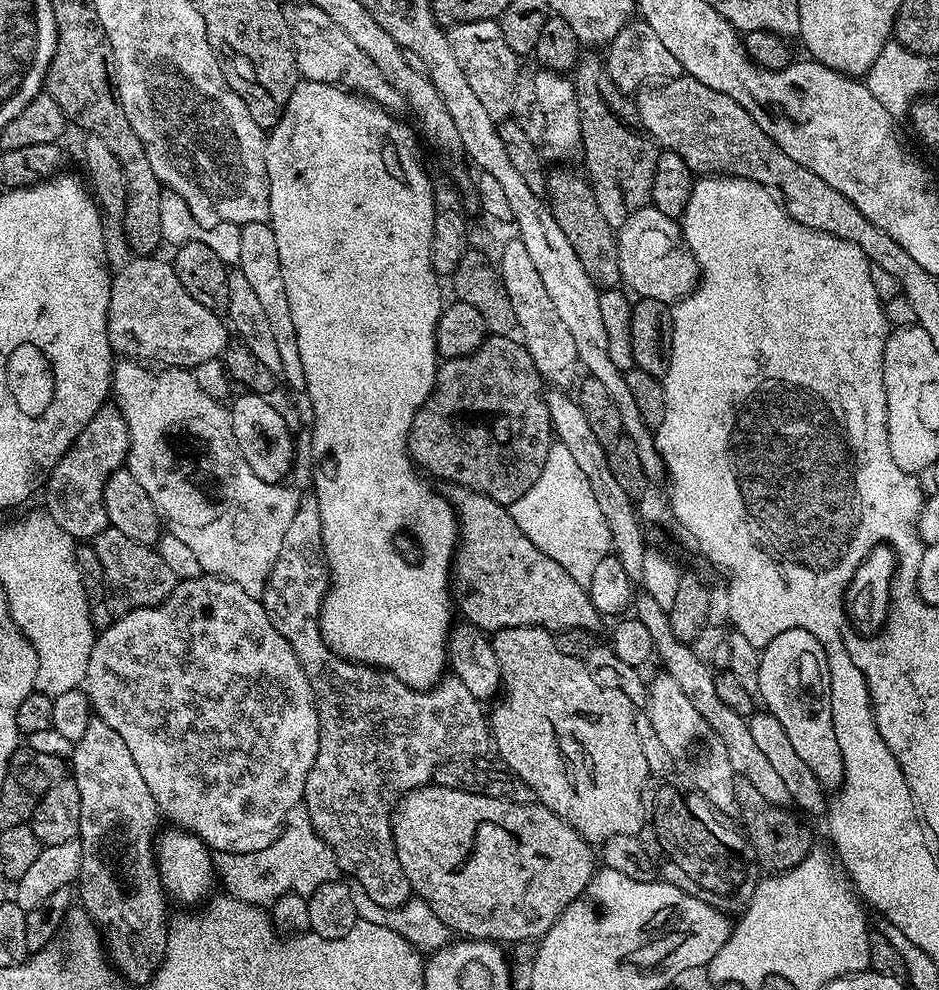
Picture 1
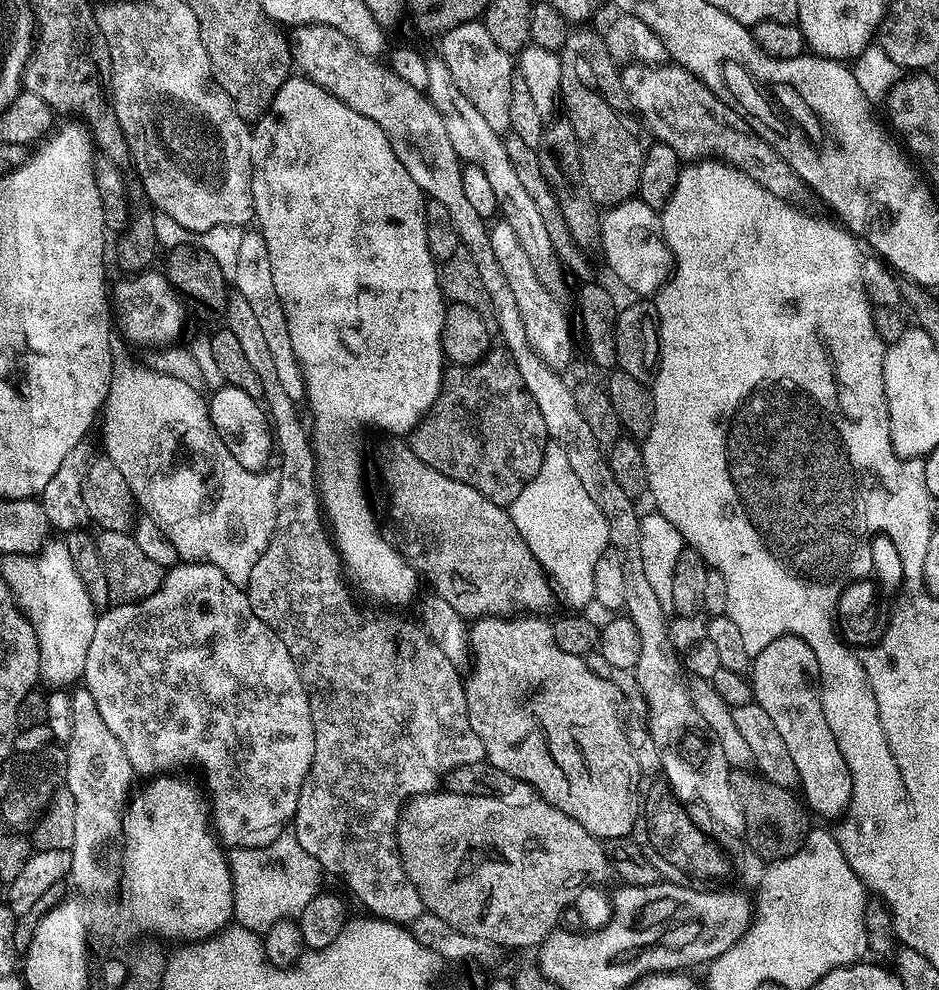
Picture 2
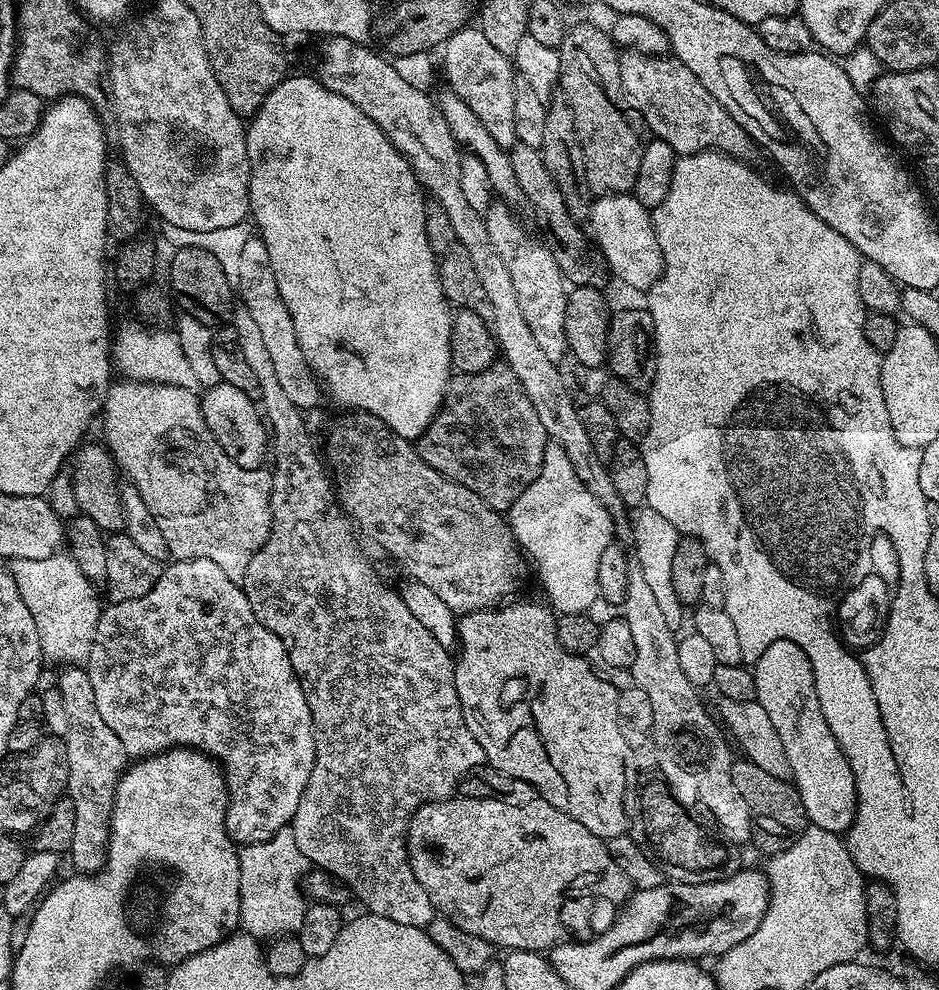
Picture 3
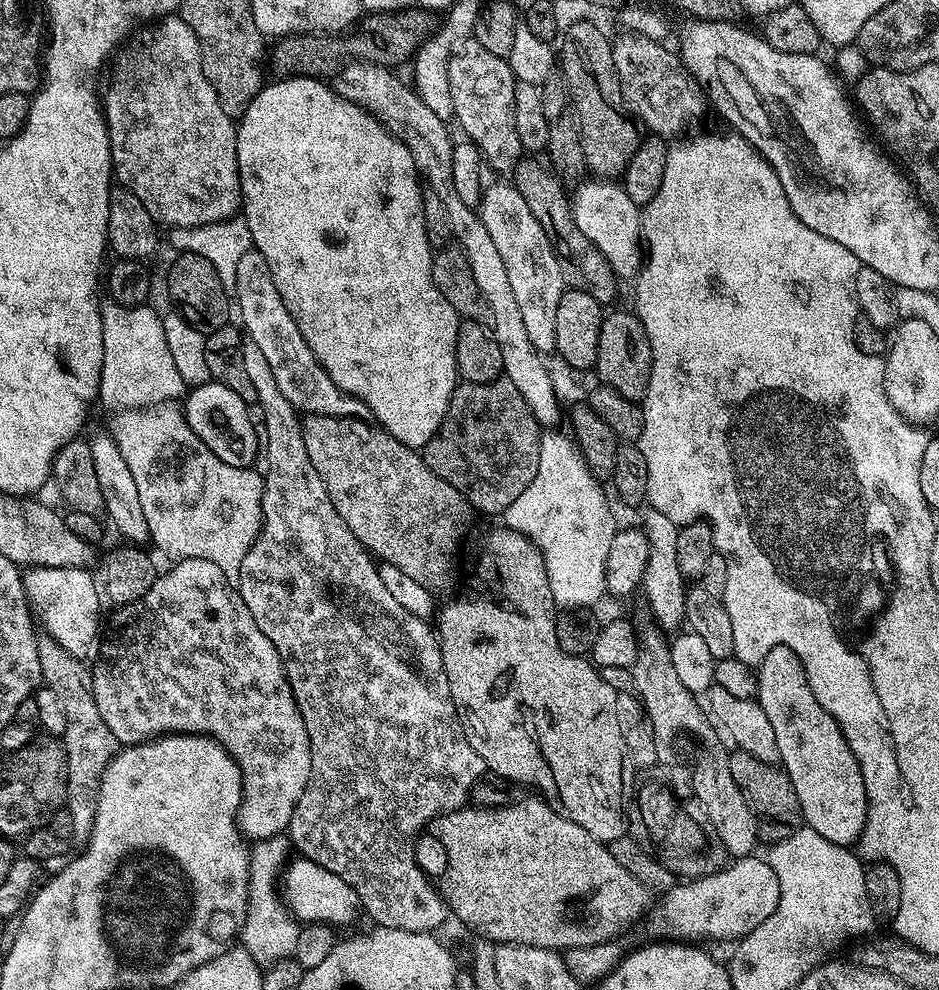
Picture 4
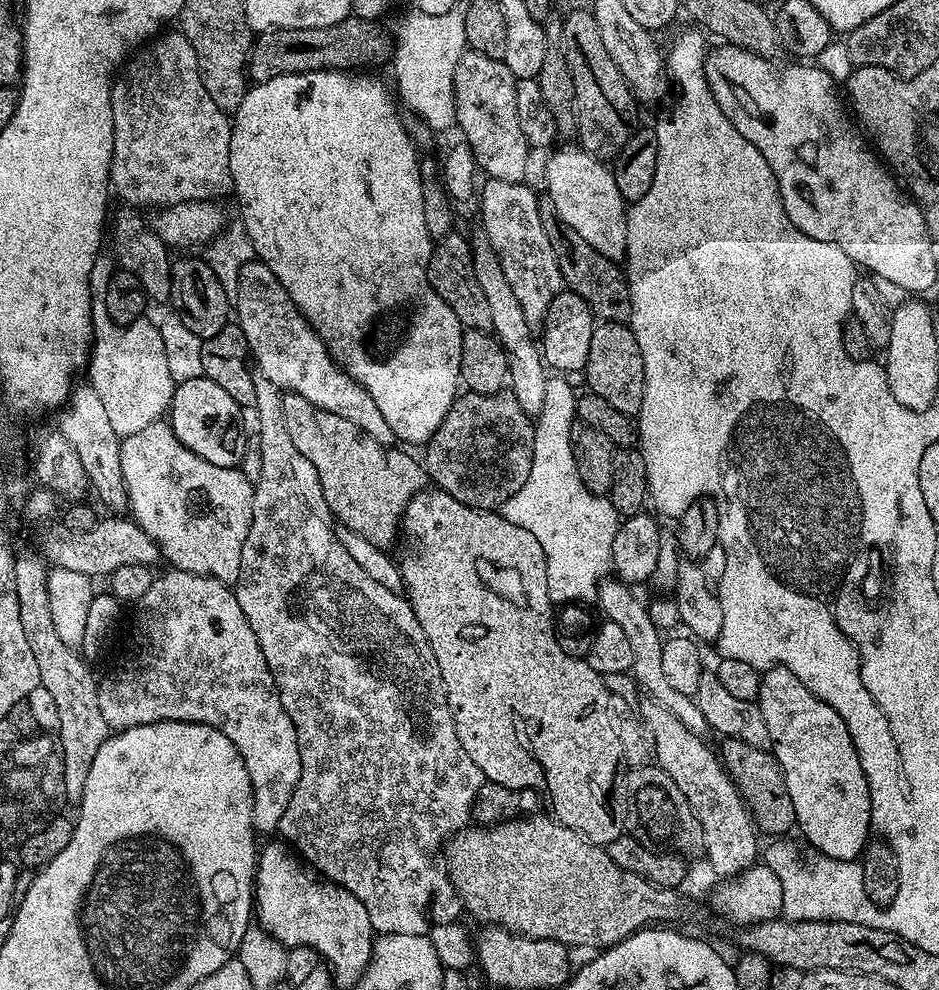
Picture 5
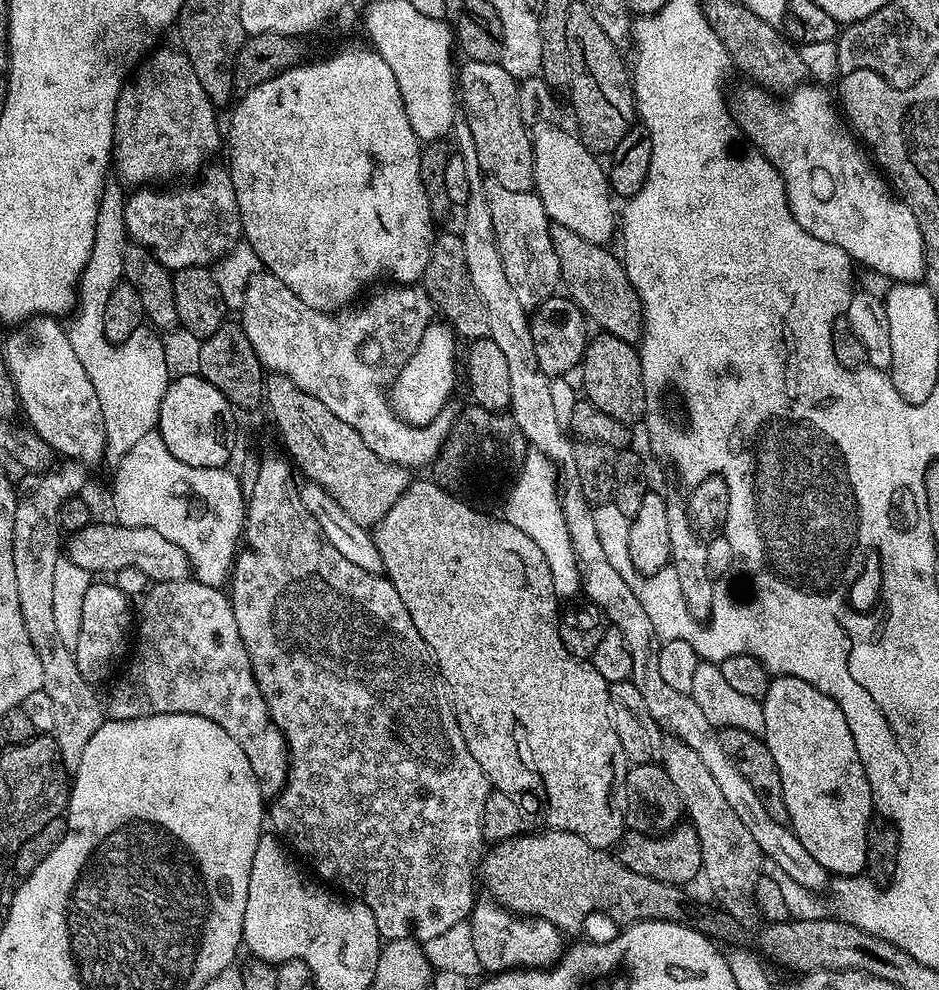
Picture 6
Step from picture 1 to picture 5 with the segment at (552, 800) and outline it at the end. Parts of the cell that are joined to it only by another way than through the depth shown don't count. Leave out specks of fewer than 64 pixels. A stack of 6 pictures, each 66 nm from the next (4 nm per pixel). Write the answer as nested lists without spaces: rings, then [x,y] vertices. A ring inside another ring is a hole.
[[[425,490],[419,496],[413,496],[412,501],[404,507],[402,544],[403,540],[404,557],[399,557],[398,560],[401,578],[404,579],[402,588],[430,642],[430,650],[434,650],[434,658],[438,658],[438,670],[442,670],[444,689],[448,695],[446,703],[452,711],[452,721],[458,730],[458,742],[462,742],[462,750],[466,750],[466,754],[470,754],[470,759],[474,761],[474,766],[482,770],[485,781],[519,790],[533,788],[548,799],[548,804],[552,807],[552,819],[562,826],[570,826],[575,832],[581,832],[593,844],[607,846],[614,842],[614,838],[618,838],[625,831],[625,809],[612,805],[612,791],[616,788],[624,755],[612,725],[614,698],[608,693],[603,676],[589,666],[587,659],[566,654],[566,650],[562,650],[558,642],[554,605],[548,593],[546,554],[542,554],[542,546],[538,546],[538,538],[534,538],[530,530],[522,530],[522,526],[506,522],[506,518],[499,511],[471,508],[445,492]]]

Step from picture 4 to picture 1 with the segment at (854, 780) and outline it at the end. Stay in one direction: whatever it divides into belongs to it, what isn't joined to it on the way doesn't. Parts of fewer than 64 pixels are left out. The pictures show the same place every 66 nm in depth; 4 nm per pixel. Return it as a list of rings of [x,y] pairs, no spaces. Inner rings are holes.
[[[801,628],[782,630],[782,634],[767,641],[766,647],[760,652],[758,686],[760,687],[759,699],[764,699],[763,707],[770,714],[774,714],[774,718],[778,718],[778,722],[782,722],[794,750],[801,755],[806,766],[810,766],[810,770],[814,770],[818,782],[825,790],[839,789],[844,782],[844,763],[842,754],[838,750],[838,738],[834,734],[828,659],[822,642],[818,642],[818,638],[814,638],[814,634],[810,634],[808,630]]]

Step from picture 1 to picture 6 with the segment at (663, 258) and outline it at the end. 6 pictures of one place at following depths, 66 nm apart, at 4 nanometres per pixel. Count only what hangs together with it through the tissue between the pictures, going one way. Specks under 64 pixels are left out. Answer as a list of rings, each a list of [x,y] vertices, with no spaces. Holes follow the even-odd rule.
[[[540,126],[532,136],[532,178],[534,191],[539,196],[552,224],[566,226],[574,234],[578,234],[591,244],[609,243],[612,231],[618,228],[618,212],[612,209],[613,193],[608,186],[605,165],[599,164],[597,153],[592,152],[581,142],[579,135],[563,132],[560,126]]]

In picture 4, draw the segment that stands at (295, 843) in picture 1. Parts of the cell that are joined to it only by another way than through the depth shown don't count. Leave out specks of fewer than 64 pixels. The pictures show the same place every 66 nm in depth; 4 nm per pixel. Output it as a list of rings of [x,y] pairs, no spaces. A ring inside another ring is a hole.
[[[284,834],[255,841],[248,853],[248,913],[238,940],[258,966],[271,966],[291,957],[298,946],[301,925],[288,911],[278,887],[289,859],[290,841]]]

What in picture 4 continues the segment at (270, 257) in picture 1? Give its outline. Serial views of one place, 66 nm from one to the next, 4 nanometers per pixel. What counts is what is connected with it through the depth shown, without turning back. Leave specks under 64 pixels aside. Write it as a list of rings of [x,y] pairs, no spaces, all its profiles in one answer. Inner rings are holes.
[[[253,250],[242,254],[242,259],[238,262],[238,270],[236,271],[234,304],[235,307],[236,304],[240,307],[241,321],[239,320],[239,323],[242,325],[247,339],[258,346],[258,350],[262,350],[266,362],[270,362],[270,370],[274,373],[274,382],[278,382],[278,390],[282,390],[286,402],[290,402],[297,413],[310,416],[355,416],[357,420],[369,419],[368,407],[361,400],[357,400],[355,396],[343,392],[332,381],[330,374],[326,374],[326,370],[320,365],[320,361],[314,358],[310,346],[306,346],[306,338],[302,338],[302,330],[298,330],[294,318],[282,302],[282,298],[278,294],[278,286],[274,286],[274,278],[270,274],[261,252]]]

